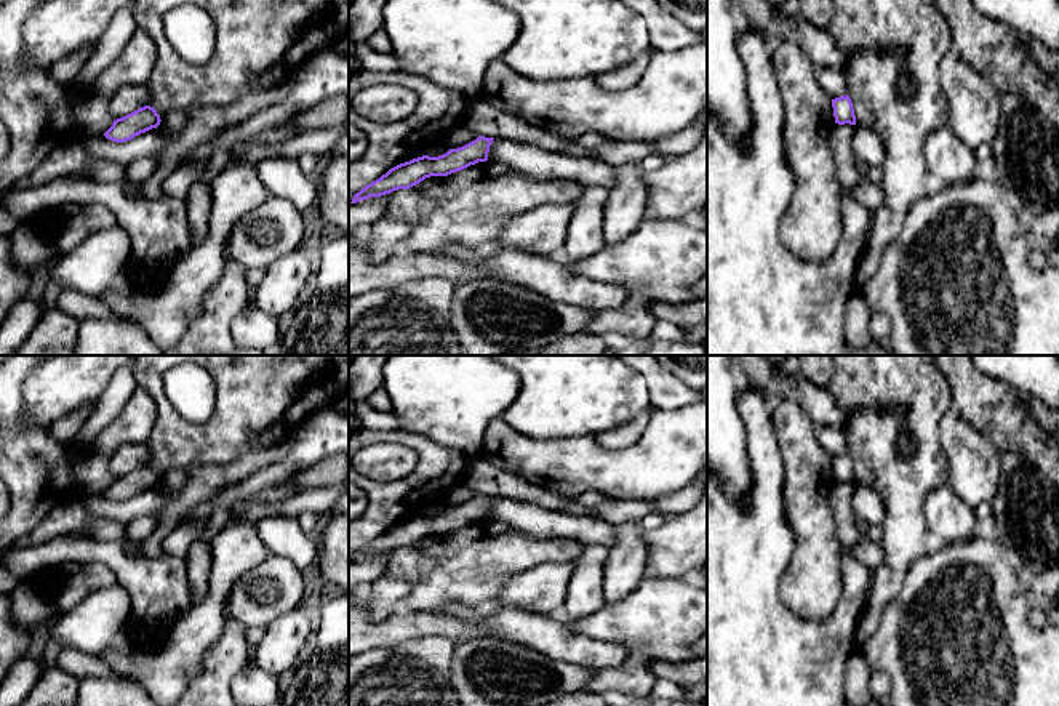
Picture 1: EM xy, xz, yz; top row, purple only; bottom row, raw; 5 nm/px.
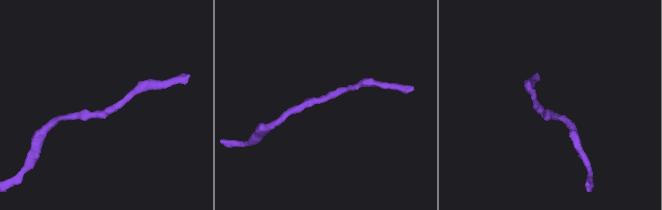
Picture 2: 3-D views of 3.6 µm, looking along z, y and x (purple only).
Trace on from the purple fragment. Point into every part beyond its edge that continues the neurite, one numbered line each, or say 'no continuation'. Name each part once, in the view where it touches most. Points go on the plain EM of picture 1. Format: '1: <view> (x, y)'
no continuation

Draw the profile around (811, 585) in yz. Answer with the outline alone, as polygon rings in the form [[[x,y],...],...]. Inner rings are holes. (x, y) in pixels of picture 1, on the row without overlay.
[[[781,400],[771,418],[785,466],[784,511],[795,538],[779,596],[797,616],[824,621],[843,591],[843,546],[829,504],[835,483],[832,456],[821,447],[814,424],[795,402]]]

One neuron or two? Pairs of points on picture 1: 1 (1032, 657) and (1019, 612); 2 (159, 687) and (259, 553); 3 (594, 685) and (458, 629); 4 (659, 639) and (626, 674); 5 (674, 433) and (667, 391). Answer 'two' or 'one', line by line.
1: one
2: one
3: two
4: two
5: two

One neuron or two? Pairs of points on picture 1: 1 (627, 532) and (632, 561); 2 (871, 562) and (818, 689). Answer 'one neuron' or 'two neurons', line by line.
1: one neuron
2: two neurons

